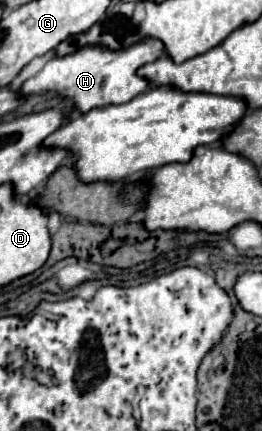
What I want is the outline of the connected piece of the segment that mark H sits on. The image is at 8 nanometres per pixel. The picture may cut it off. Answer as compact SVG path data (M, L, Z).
M146 39L122 51L106 51L104 47L84 47L74 55L48 61L38 75L22 83L18 95L28 99L34 95L46 95L54 91L62 99L68 99L72 107L80 113L86 113L94 107L108 107L110 103L126 103L126 99L134 99L134 95L140 95L148 89L146 79L138 77L136 69L158 59L162 53L164 47L158 39Z

